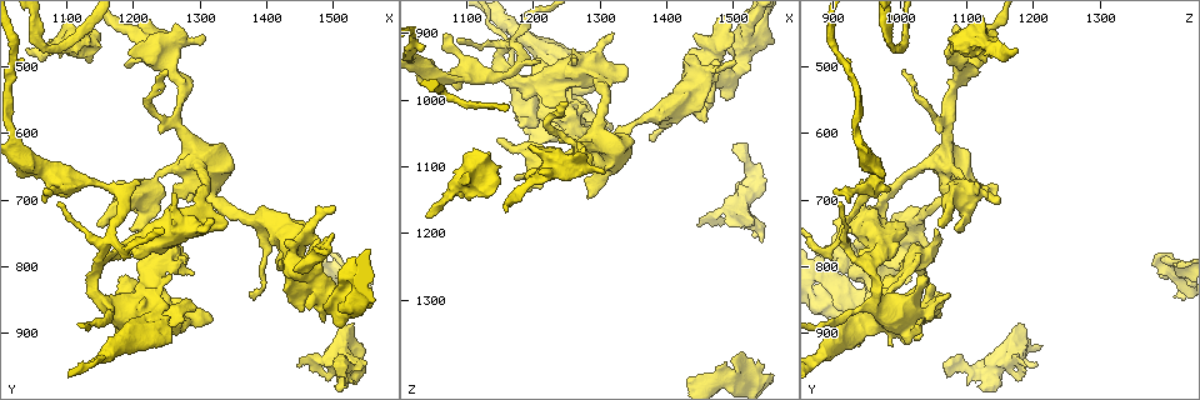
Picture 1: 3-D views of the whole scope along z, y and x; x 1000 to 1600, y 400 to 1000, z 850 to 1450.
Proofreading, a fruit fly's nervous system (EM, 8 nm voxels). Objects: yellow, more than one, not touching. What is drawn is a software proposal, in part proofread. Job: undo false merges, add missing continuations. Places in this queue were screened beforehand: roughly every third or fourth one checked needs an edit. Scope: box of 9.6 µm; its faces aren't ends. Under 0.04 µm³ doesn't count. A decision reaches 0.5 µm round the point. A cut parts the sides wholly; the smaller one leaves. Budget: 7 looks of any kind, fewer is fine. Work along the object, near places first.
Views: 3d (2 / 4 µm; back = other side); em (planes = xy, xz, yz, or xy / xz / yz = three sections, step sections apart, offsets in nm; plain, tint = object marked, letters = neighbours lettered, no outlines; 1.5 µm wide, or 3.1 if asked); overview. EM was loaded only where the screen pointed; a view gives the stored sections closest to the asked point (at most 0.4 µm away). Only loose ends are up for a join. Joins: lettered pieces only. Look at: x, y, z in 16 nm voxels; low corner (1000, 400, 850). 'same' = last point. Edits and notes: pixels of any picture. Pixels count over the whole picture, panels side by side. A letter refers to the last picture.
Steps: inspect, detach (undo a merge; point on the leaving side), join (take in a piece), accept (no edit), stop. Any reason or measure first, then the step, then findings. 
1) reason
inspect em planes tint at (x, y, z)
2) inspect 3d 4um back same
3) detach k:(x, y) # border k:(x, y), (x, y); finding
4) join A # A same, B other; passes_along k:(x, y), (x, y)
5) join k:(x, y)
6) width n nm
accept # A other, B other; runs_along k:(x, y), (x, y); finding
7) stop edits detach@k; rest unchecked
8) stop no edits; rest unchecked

abrupt turn
inspect em xz step 8 plain at (1165, 760, 915)

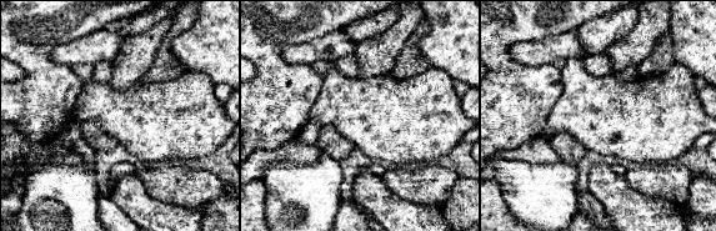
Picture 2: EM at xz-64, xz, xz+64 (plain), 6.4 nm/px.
with the object marked
inspect em xz step 8 tint same

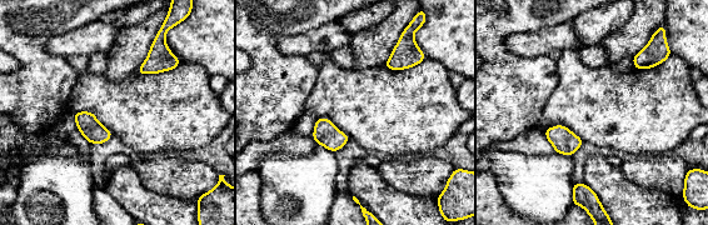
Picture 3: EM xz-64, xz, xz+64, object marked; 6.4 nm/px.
inspect em xz step 8 letters same

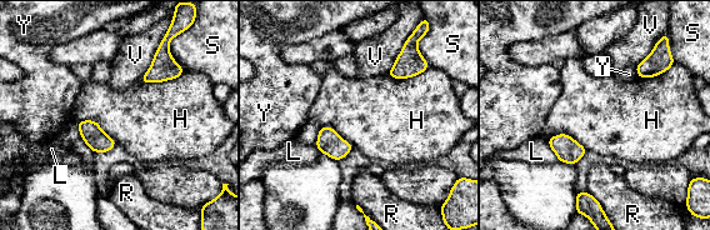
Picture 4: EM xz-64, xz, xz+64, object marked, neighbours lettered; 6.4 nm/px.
accept # H other, L other, R other, S other, V other, Y other; border 4:(76, 120), (94, 120), (116, 143); one neuron here

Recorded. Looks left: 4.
tapers out
inspect 3d 2um at (1385, 845, 1060)

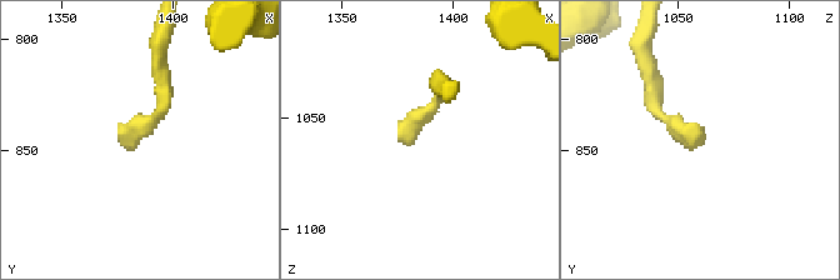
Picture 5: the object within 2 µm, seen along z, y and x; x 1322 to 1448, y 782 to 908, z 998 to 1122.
inspect em planes tint at (1383, 846, 1062)

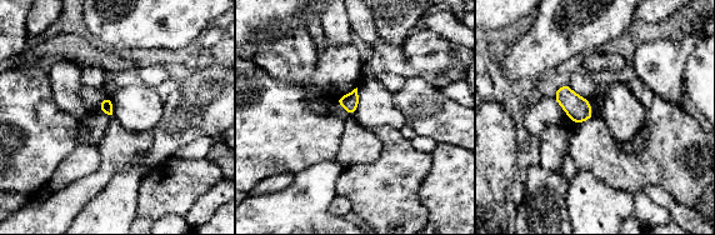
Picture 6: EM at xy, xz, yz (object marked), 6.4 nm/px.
see the neighbours
inspect em planes letters same

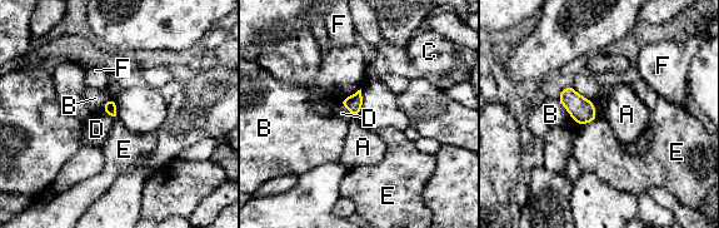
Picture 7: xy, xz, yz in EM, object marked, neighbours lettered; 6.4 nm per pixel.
accept # A other, B other, C other, D other, E other, F other; border 7:(598, 118), (579, 125); no lettered piece goes on from it

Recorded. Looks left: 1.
stop no edits; rest unchecked

